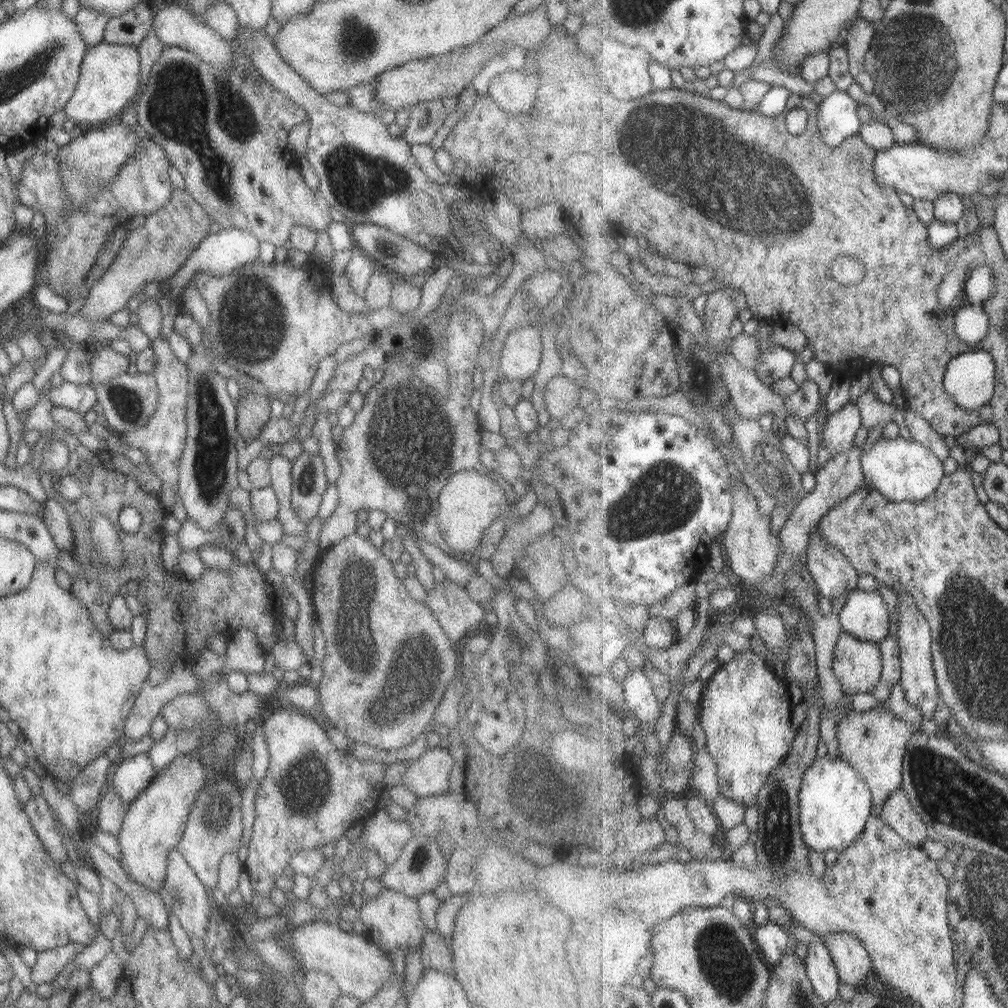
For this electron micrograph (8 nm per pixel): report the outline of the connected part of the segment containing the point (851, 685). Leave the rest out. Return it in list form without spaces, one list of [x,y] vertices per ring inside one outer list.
[[[843,632],[835,646],[833,670],[848,696],[873,692],[882,677],[882,649],[879,643],[864,641]]]

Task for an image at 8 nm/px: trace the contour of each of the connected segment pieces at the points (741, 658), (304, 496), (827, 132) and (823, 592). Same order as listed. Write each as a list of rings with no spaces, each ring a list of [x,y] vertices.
[[[752,649],[734,652],[733,658],[703,685],[698,726],[704,731],[707,751],[718,764],[720,794],[748,806],[758,803],[767,779],[780,764],[786,762],[798,736],[799,728],[795,728],[791,722],[792,704],[788,682],[779,677],[771,665]]]
[[[302,452],[291,461],[291,509],[301,522],[306,523],[316,516],[322,495],[328,486],[323,469],[318,455]]]
[[[836,90],[820,102],[818,125],[829,147],[839,147],[843,140],[860,132],[859,102],[848,91]]]
[[[819,526],[815,527],[810,534],[809,546],[805,555],[807,568],[812,573],[821,596],[833,599],[837,598],[837,596],[848,595],[851,591],[858,588],[860,572],[855,570],[855,567],[849,562],[847,556],[843,554],[842,549],[831,544],[822,535]]]

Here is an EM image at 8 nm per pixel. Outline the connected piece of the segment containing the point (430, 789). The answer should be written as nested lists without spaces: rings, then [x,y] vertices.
[[[439,746],[425,749],[416,759],[411,759],[405,763],[405,772],[400,776],[399,784],[410,790],[416,798],[433,796],[448,792],[448,774],[451,770],[451,755],[447,748]]]

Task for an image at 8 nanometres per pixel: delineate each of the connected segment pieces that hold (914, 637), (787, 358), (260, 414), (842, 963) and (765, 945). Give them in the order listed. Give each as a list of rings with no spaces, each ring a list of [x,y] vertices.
[[[899,596],[898,619],[896,624],[898,631],[896,637],[899,641],[899,658],[901,659],[902,675],[900,685],[905,689],[906,699],[923,711],[927,719],[932,719],[942,693],[938,687],[934,669],[934,657],[932,656],[933,633],[930,621],[921,612],[914,596]]]
[[[762,320],[755,335],[761,348],[761,359],[755,372],[758,379],[763,380],[769,387],[777,380],[790,377],[793,366],[797,364],[797,356],[793,350],[771,343],[773,329],[774,326],[765,325]]]
[[[256,390],[251,393],[245,393],[244,396],[240,394],[235,413],[237,433],[239,434],[240,439],[243,439],[246,443],[256,440],[257,434],[261,432],[261,428],[265,426],[267,420],[272,418],[270,415],[268,398]]]
[[[832,932],[824,943],[835,961],[841,982],[854,990],[862,988],[872,970],[873,959],[854,932]]]
[[[768,920],[755,929],[754,939],[760,945],[765,959],[774,966],[785,958],[789,948],[790,934],[783,925]]]

